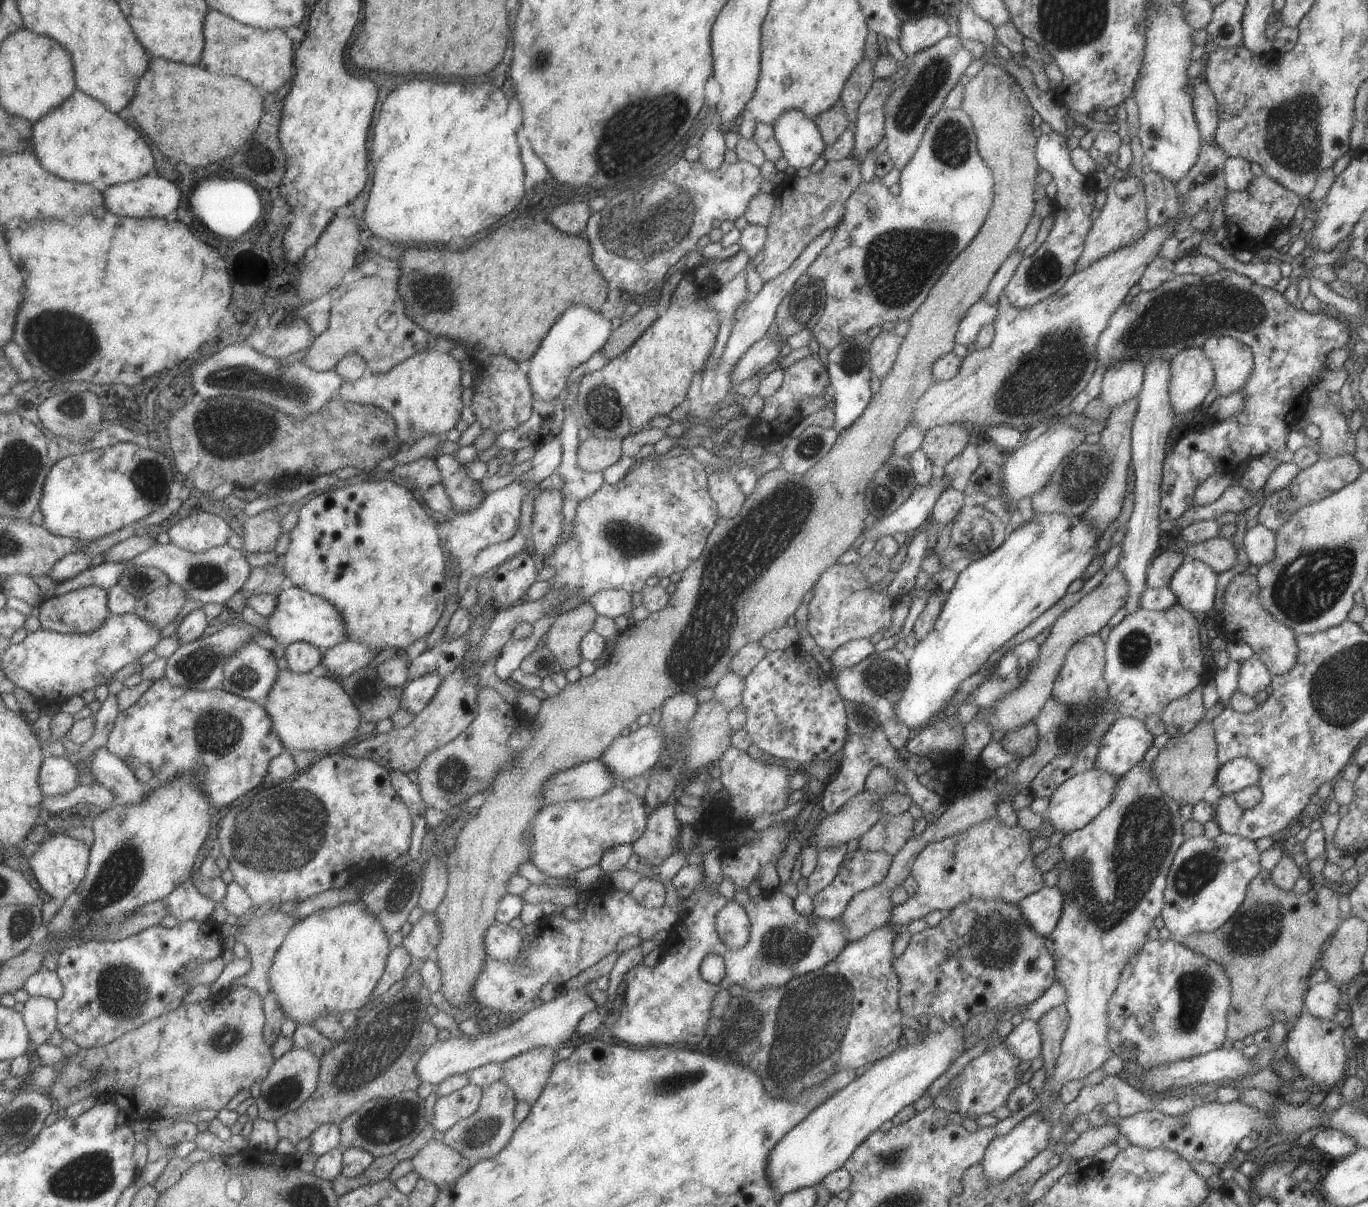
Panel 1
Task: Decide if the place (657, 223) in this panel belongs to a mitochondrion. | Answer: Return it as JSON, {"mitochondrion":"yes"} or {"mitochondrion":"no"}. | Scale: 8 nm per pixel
{"mitochondrion":"yes"}

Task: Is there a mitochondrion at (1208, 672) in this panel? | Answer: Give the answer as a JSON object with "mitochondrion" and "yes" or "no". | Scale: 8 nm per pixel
{"mitochondrion":"no"}

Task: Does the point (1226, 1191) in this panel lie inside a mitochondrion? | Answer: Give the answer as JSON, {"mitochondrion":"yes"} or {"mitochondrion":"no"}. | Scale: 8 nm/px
{"mitochondrion":"no"}

